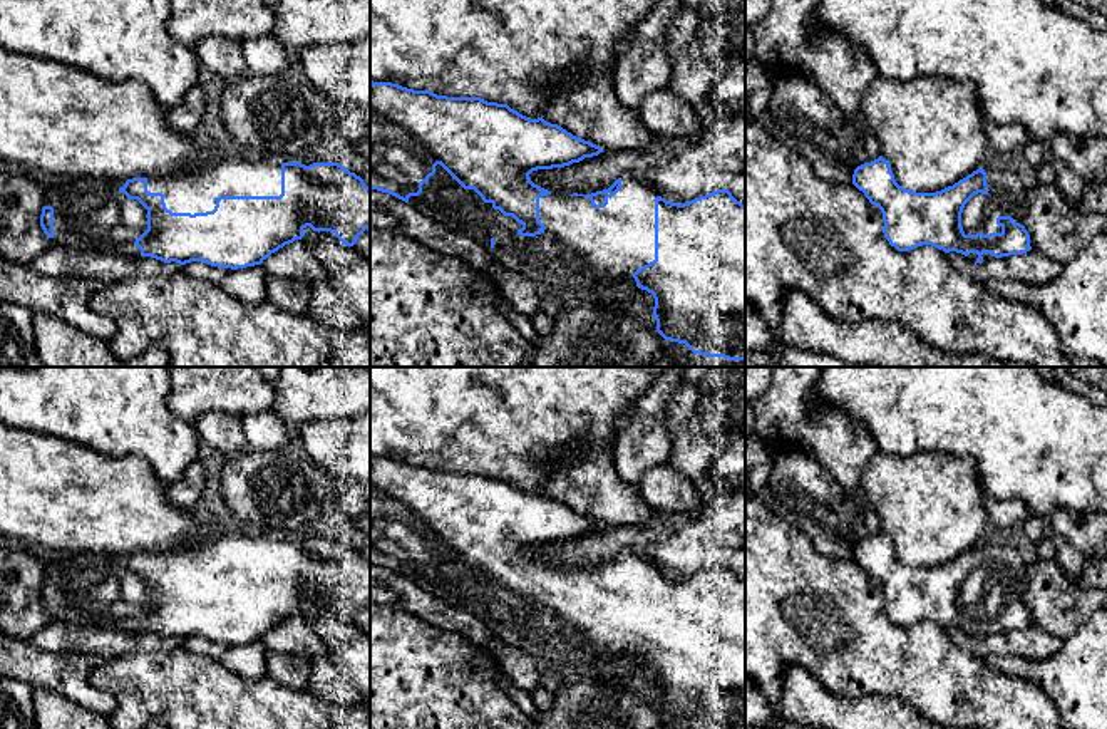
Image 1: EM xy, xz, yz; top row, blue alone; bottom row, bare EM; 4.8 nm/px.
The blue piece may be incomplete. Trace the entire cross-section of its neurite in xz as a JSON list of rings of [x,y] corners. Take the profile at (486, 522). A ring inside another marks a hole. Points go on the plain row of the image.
[[[370,456],[370,565],[389,568],[405,578],[410,578],[422,590],[435,598],[442,598],[456,608],[472,612],[489,630],[504,644],[528,654],[536,662],[554,667],[569,667],[576,670],[606,669],[628,655],[655,674],[651,702],[670,717],[685,719],[693,729],[745,729],[745,580],[737,576],[729,565],[717,565],[688,578],[678,580],[658,571],[650,561],[640,558],[635,551],[618,553],[608,565],[591,570],[554,570],[529,553],[533,546],[564,543],[593,533],[603,525],[590,516],[573,511],[558,499],[543,493],[529,494],[507,479],[487,478],[481,473],[447,473],[430,466],[414,466],[392,458]]]

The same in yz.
[[[879,531],[854,545],[852,560],[881,585],[884,613],[898,627],[931,620],[945,628],[961,628],[976,640],[1032,625],[1030,610],[1023,602],[1028,565],[1008,545],[980,543],[941,566],[916,568],[899,561],[889,536]]]

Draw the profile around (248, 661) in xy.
[[[204,637],[183,640],[183,647],[196,655],[204,655],[245,680],[261,680],[266,675],[268,649],[261,640],[246,644],[218,644]]]

